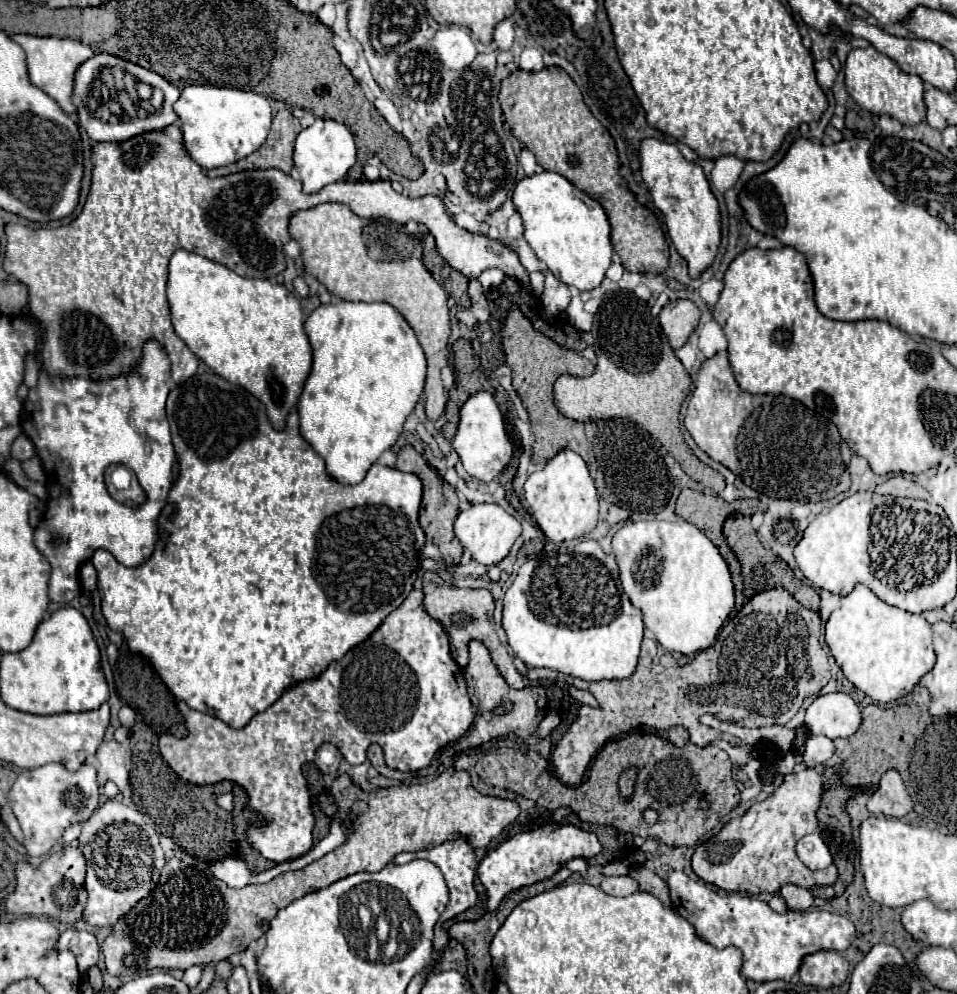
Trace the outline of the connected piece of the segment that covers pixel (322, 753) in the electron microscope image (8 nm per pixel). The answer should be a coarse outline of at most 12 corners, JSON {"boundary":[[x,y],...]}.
{"boundary":[[334,746],[318,748],[314,764],[322,772],[338,770],[342,754]]}

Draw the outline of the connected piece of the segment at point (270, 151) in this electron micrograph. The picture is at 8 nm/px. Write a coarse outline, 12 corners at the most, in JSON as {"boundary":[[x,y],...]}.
{"boundary":[[290,110],[276,112],[266,144],[210,178],[242,170],[292,168],[294,138],[302,130]]}

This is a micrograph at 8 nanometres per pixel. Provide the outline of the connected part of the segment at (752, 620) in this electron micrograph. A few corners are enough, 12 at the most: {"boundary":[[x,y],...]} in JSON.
{"boundary":[[774,588],[686,666],[644,642],[624,680],[582,706],[552,752],[582,784],[606,742],[702,714],[788,724],[830,680],[820,616]]}

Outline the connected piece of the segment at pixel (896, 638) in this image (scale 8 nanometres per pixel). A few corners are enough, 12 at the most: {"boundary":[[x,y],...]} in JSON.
{"boundary":[[858,584],[824,626],[844,676],[886,704],[934,666],[922,614]]}

